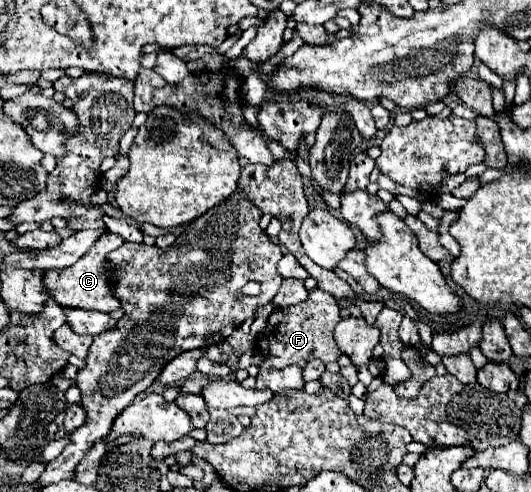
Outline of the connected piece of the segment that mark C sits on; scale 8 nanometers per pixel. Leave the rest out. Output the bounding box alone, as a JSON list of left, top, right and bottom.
[44,231,120,313]

